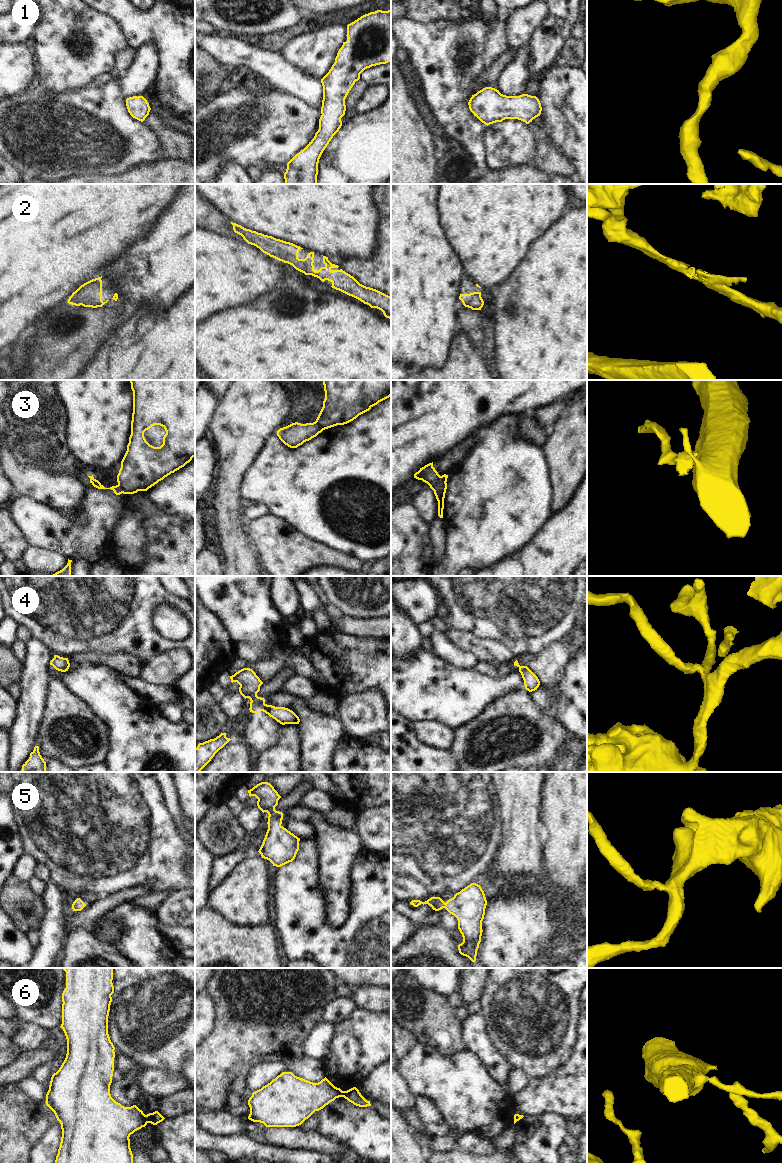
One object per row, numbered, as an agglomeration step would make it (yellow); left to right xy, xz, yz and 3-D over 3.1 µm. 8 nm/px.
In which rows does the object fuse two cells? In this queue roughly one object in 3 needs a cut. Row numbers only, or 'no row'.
3, 4, 6

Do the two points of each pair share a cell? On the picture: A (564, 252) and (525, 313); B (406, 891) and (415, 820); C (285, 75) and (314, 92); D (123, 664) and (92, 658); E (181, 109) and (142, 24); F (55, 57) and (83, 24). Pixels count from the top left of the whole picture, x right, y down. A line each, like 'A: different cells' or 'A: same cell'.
A: same cell
B: different cells
C: same cell
D: same cell
E: same cell
F: same cell

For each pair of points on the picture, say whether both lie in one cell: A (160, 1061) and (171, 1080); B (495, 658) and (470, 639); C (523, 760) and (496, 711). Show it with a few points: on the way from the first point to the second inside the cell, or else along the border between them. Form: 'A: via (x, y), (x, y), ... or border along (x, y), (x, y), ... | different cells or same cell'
A: border along (144, 1068), (174, 1071), (184, 1078) | different cells
B: via (489, 652), (476, 645) | same cell
C: via (541, 743), (544, 733), (538, 723), (516, 713) | same cell

